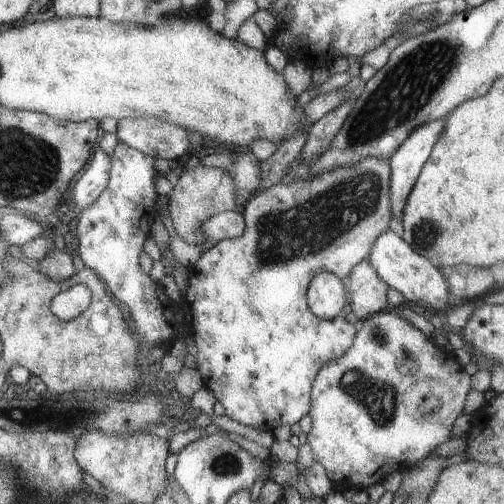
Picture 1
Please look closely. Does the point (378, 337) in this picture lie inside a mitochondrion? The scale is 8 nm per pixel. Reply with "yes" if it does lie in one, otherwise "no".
yes

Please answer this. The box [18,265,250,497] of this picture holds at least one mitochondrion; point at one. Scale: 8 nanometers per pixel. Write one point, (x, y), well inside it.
(225, 463)

